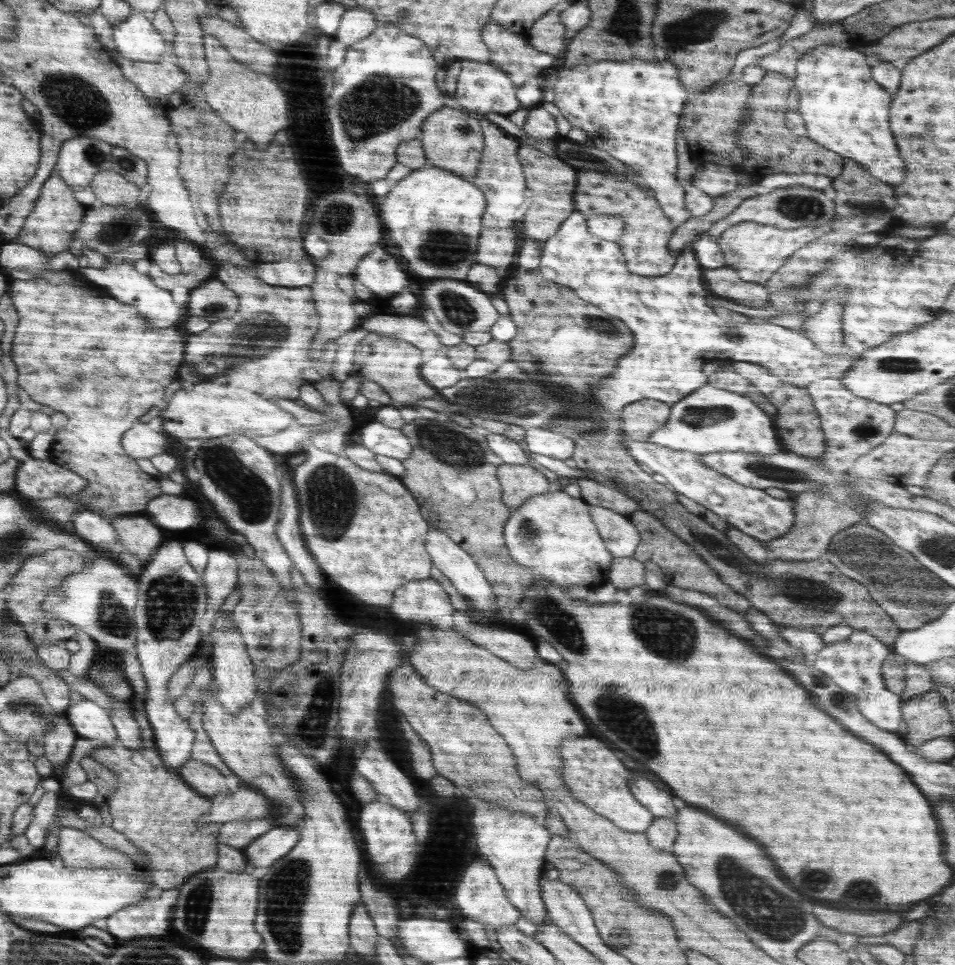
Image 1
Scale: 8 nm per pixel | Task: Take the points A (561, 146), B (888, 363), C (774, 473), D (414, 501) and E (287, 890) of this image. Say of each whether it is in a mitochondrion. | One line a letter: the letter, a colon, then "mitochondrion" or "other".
A: mitochondrion
B: mitochondrion
C: mitochondrion
D: other
E: mitochondrion

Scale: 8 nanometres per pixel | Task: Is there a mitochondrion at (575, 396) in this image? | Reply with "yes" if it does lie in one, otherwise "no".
yes

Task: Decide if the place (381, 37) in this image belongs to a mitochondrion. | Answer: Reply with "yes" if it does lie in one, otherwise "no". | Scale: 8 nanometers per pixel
no

